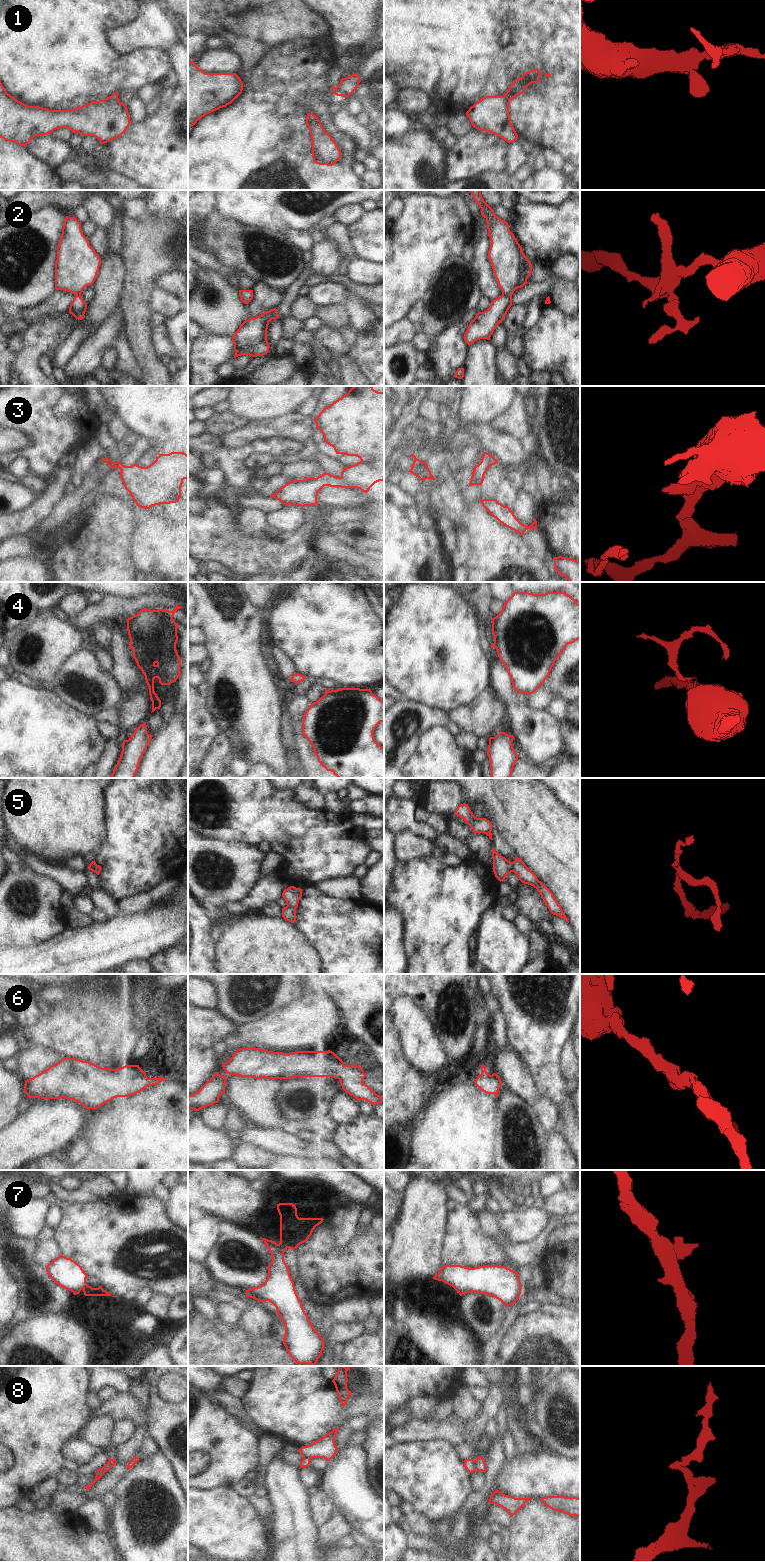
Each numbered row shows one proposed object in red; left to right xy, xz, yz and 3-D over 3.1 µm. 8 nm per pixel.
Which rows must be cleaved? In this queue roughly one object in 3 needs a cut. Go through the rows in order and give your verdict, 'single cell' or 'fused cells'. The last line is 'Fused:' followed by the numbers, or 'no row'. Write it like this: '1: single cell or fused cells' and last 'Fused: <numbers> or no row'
1: single cell
2: fused cells
3: single cell
4: fused cells
5: single cell
6: single cell
7: fused cells
8: fused cells
Fused: 2, 4, 7, 8

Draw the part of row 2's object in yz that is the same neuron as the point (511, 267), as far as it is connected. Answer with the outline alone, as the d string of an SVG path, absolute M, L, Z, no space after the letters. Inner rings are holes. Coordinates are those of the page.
M470 190L474 200L486 219L490 249L488 259L502 294L512 296L514 291L527 284L532 264L522 251L506 221L495 215L494 210L484 201L480 190Z

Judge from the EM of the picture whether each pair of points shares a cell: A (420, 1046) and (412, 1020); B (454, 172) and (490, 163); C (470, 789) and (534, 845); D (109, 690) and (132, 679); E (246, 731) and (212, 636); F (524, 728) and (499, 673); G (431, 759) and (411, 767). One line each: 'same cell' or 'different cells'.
A: same cell
B: same cell
C: same cell
D: different cells
E: same cell
F: same cell
G: same cell

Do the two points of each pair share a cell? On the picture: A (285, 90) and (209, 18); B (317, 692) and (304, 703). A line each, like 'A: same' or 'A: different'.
A: different
B: different

